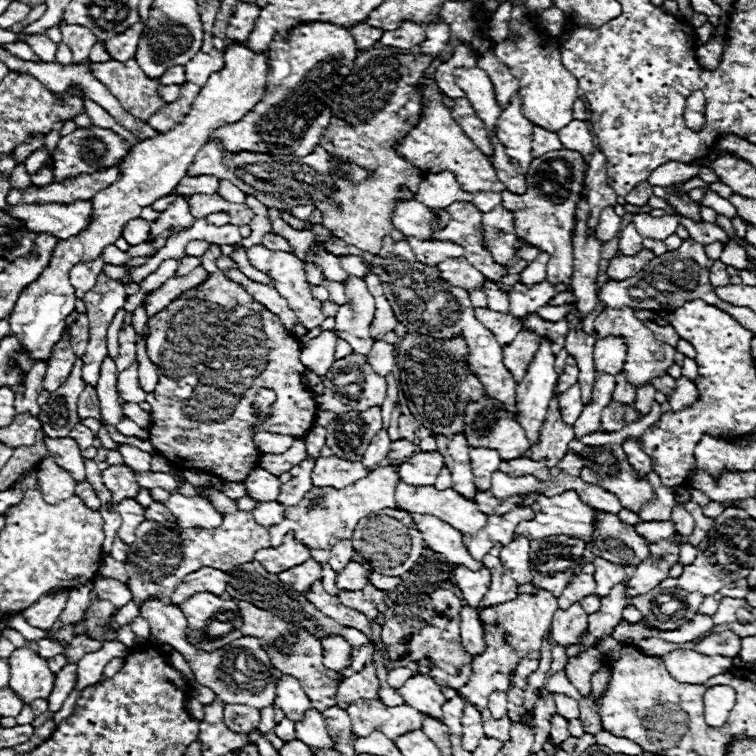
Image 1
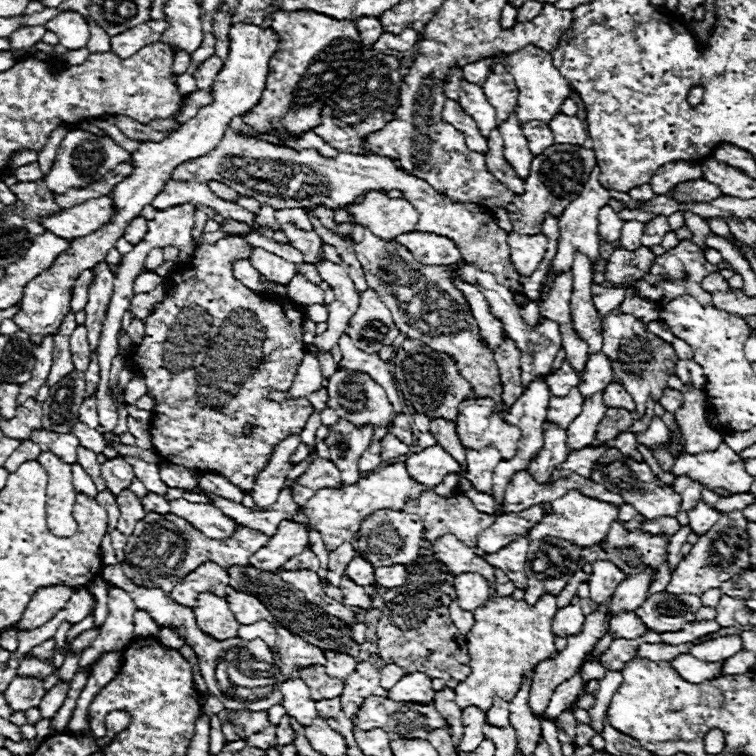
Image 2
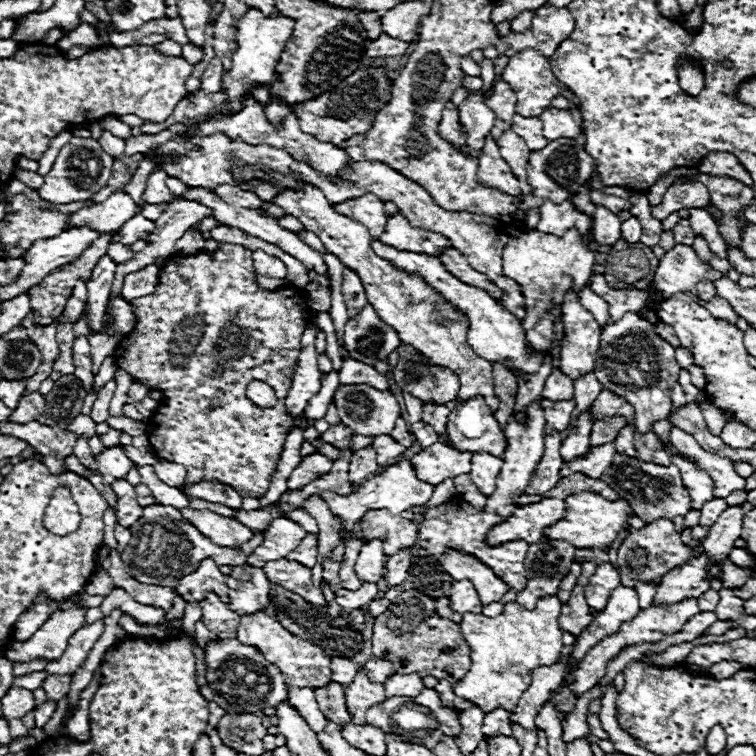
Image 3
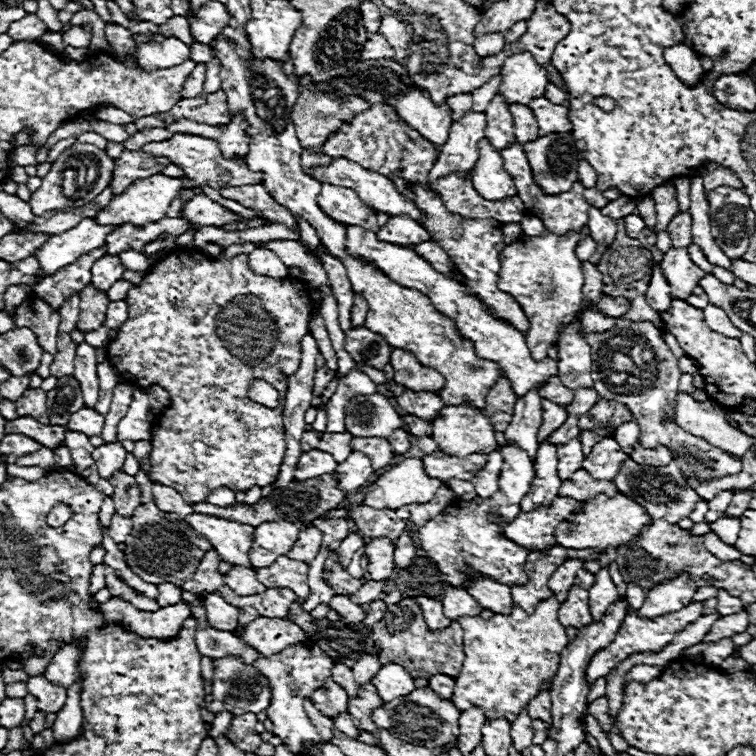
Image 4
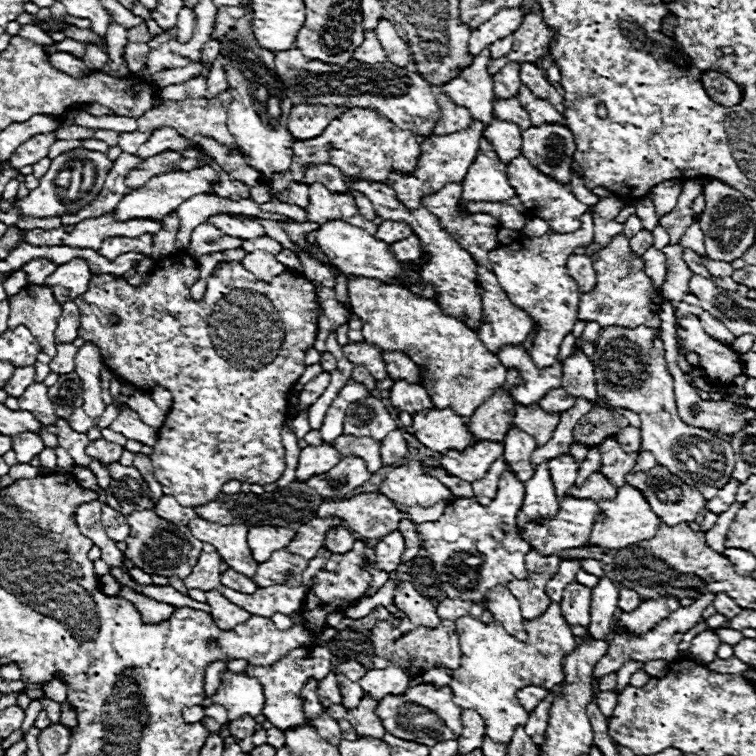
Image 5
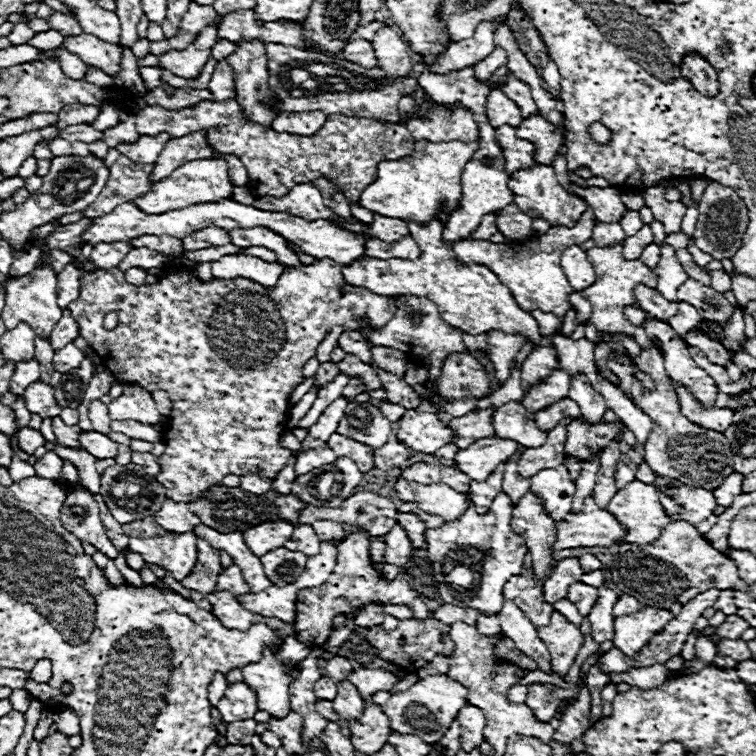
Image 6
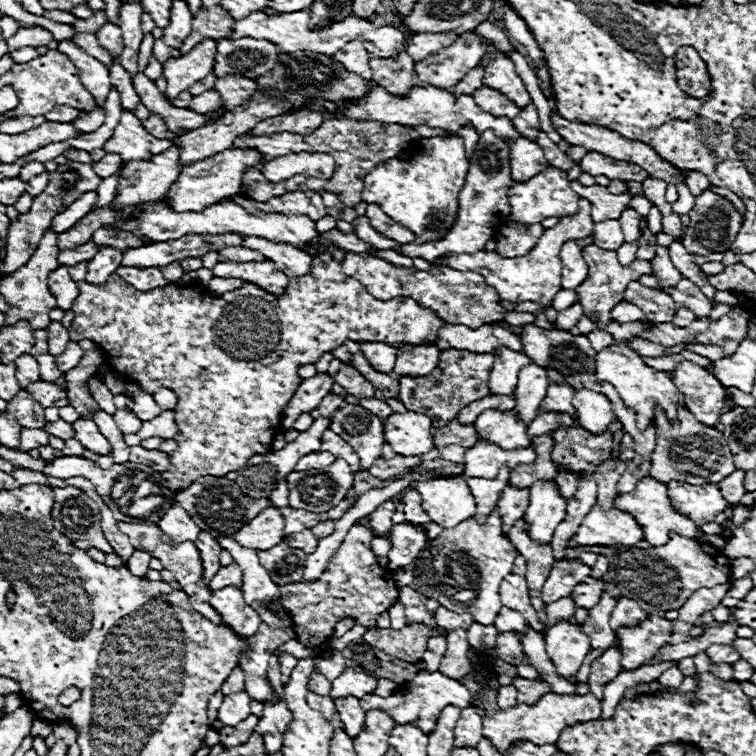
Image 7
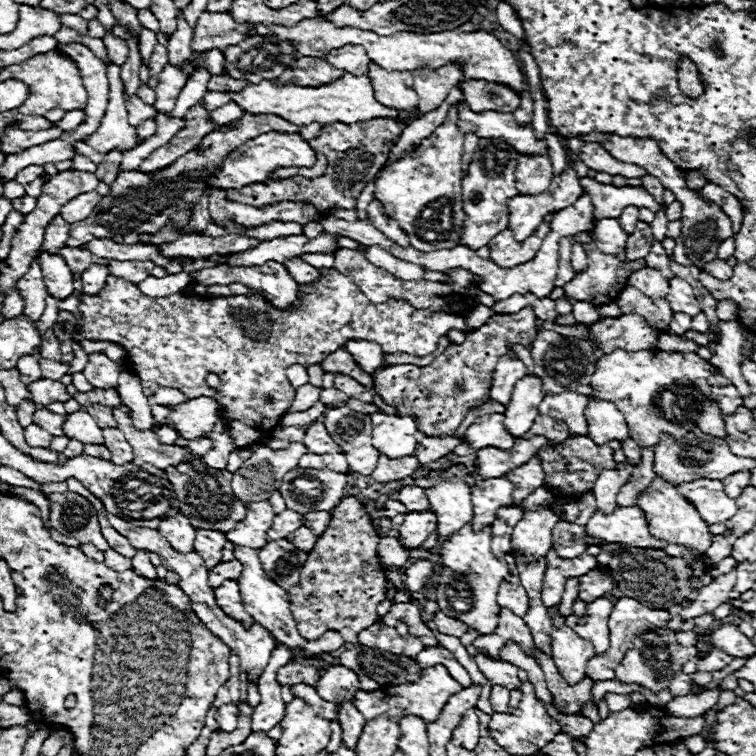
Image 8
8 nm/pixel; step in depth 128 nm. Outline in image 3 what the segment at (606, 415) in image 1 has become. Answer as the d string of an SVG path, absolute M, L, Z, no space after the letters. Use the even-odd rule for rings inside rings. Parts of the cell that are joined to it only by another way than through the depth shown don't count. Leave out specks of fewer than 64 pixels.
M612 416L612 418L606 418L606 420L596 420L594 428L590 432L590 446L600 446L600 444L616 440L618 432L626 424L628 424L628 420L626 418L618 418L618 416Z

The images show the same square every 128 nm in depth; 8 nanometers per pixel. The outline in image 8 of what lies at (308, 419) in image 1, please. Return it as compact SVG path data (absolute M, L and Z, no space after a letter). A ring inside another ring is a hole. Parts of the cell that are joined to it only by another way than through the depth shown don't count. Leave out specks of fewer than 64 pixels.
M324 268L322 278L312 284L302 284L302 306L292 310L272 308L262 294L252 292L250 296L224 296L224 298L200 298L186 294L172 294L164 298L150 298L138 290L138 286L108 276L106 288L98 296L82 296L80 310L84 314L84 326L78 338L86 340L106 340L122 344L128 352L126 362L132 366L132 372L140 378L144 394L152 396L158 388L178 388L188 398L198 396L216 396L224 406L224 422L216 424L210 432L214 448L202 456L202 460L222 470L234 448L250 446L258 440L264 442L280 416L286 412L288 404L294 398L294 390L286 380L286 368L292 364L320 364L328 354L344 346L346 340L370 340L382 346L384 352L408 352L414 356L432 354L438 346L438 338L444 336L450 328L466 330L462 316L454 314L436 314L420 312L406 304L404 300L390 300L390 304L370 304L368 298L358 290L358 286L348 278L336 272L334 268ZM206 372L214 372L222 380L222 388L216 392L206 382Z

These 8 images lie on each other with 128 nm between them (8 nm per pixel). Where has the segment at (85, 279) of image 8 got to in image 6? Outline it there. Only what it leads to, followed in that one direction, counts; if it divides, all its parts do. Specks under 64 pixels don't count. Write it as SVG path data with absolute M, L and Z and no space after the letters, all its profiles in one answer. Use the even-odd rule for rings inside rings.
M118 242L118 244L96 244L92 250L92 264L96 270L110 270L116 268L124 256L130 252L130 244L128 242Z

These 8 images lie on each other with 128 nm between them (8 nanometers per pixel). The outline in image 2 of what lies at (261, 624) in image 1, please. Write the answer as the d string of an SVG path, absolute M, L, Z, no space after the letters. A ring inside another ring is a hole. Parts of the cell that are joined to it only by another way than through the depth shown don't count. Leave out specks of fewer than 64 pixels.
M230 590L226 600L240 624L254 624L258 620L274 622L274 616L268 612L268 608L256 596L250 596L250 594L238 592L238 590ZM304 668L300 672L302 680L306 682L306 686L310 688L310 696L314 700L322 700L322 698L334 698L334 696L340 696L342 694L342 688L344 688L344 682L342 680L334 680L332 676L326 674L324 668Z

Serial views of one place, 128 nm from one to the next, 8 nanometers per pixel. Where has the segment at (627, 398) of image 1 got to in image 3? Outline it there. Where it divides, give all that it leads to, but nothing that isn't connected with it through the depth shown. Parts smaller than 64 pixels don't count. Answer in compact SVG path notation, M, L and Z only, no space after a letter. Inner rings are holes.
M610 390L600 392L598 400L594 400L592 404L592 412L594 412L594 420L602 420L608 416L622 416L626 420L634 420L634 408L620 396L612 394Z

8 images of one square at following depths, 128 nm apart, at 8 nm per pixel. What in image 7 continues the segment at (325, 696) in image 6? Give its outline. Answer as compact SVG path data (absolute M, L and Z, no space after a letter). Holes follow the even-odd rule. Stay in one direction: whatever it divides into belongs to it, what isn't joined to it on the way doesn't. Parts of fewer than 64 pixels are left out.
M314 672L314 674L310 674L308 688L310 688L310 692L318 692L318 694L322 694L322 696L328 696L332 684L330 684L330 680L326 680L320 672Z

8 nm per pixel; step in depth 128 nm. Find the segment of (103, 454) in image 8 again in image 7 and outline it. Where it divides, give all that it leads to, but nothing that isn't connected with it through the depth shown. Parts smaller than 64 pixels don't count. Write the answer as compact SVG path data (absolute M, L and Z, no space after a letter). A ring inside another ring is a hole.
M84 450L84 454L82 456L86 456L86 458L90 458L90 460L94 460L96 464L100 464L100 468L110 468L112 464L114 464L114 460L112 460L112 456L110 454L106 454L106 456L102 456L102 454L96 454L96 452L92 452L92 450Z

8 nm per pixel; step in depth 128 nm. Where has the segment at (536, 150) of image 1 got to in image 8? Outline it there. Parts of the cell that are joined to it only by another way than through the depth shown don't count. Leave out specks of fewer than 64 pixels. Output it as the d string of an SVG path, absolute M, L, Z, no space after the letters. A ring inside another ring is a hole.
M464 80L458 86L464 94L464 102L474 112L514 112L520 104L520 94L516 94L512 88L506 88L504 84L486 80Z

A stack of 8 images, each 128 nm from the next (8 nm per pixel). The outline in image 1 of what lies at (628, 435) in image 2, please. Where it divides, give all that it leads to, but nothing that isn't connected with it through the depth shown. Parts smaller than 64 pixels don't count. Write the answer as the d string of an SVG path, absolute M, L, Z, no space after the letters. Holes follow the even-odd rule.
M626 440L622 444L622 448L624 448L626 456L628 456L628 462L634 466L634 470L638 470L640 474L648 474L652 470L650 458L642 452L642 448L640 448L640 444L636 440Z

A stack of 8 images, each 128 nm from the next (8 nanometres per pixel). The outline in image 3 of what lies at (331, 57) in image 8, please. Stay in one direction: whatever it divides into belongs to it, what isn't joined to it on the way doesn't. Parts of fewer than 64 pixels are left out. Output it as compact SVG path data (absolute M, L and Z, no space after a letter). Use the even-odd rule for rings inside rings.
M382 34L378 40L372 40L366 48L366 56L368 58L390 58L390 56L402 56L406 52L406 48L410 46L410 42L402 42L402 40L394 40L386 34Z

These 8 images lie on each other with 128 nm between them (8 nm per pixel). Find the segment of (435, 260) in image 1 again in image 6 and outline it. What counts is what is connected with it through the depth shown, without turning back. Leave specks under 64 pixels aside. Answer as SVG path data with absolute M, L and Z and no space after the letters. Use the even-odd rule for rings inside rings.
M374 214L374 222L368 228L368 236L378 236L380 240L394 242L408 236L408 224L404 220L390 220L386 216Z

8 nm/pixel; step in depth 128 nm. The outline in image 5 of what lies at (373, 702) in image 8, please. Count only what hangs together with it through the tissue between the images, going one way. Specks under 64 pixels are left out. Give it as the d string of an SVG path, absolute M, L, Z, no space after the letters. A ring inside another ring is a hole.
M418 684L414 688L408 688L402 696L382 698L382 702L378 702L376 714L384 722L386 732L390 732L402 740L412 740L418 744L434 746L434 744L438 744L438 740L452 740L452 738L458 738L462 732L462 722L460 722L462 708L458 708L452 702L452 696L454 694L452 694L450 686L434 688L432 684ZM426 708L430 712L434 712L438 718L426 718ZM402 714L414 714L414 716L402 716Z

